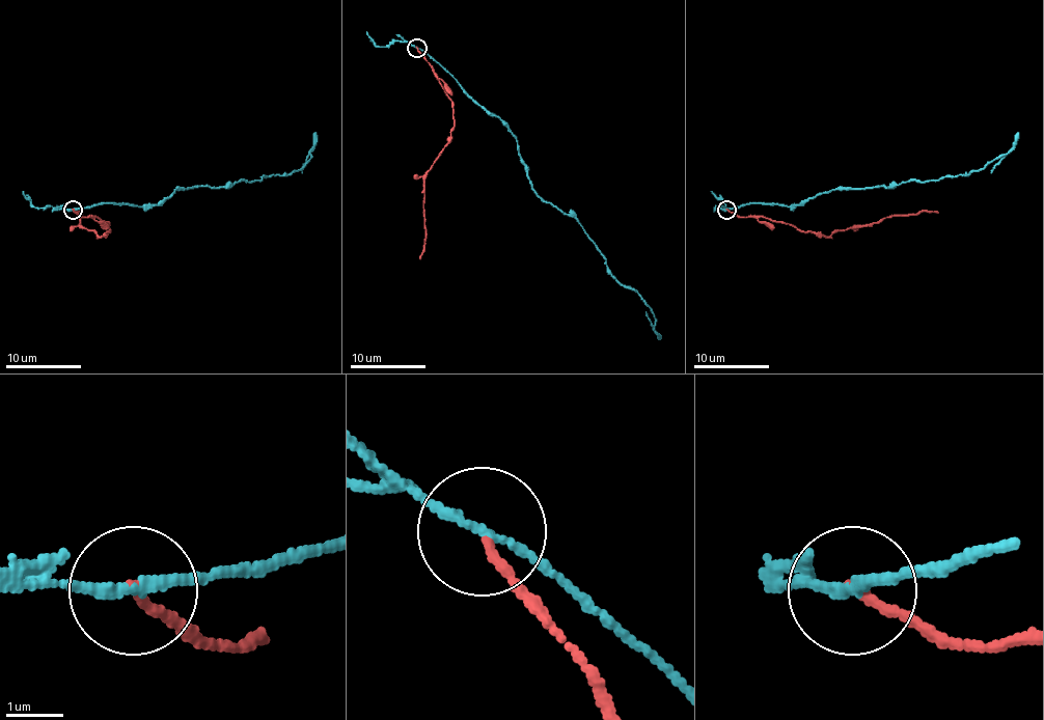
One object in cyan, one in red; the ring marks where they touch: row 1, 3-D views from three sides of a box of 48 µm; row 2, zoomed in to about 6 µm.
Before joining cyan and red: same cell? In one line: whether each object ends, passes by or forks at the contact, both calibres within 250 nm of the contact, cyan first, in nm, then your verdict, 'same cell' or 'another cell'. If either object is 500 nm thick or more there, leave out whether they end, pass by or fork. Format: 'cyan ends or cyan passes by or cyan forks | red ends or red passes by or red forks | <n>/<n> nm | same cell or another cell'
cyan passes by | red ends | 160/140 nm | another cell

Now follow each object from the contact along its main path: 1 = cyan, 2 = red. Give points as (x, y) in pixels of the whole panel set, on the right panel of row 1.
1: (726, 211), (751, 202), (796, 206), (823, 191), (895, 188), (910, 180), (970, 174), (1009, 151), (1018, 133)
2: (726, 209), (740, 216), (764, 216), (828, 237), (885, 218), (924, 211), (938, 213)

